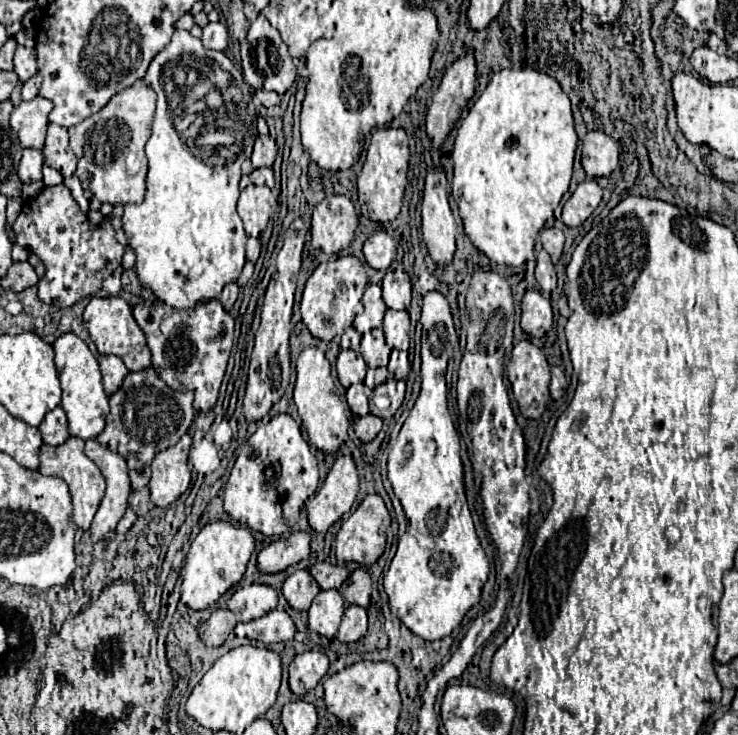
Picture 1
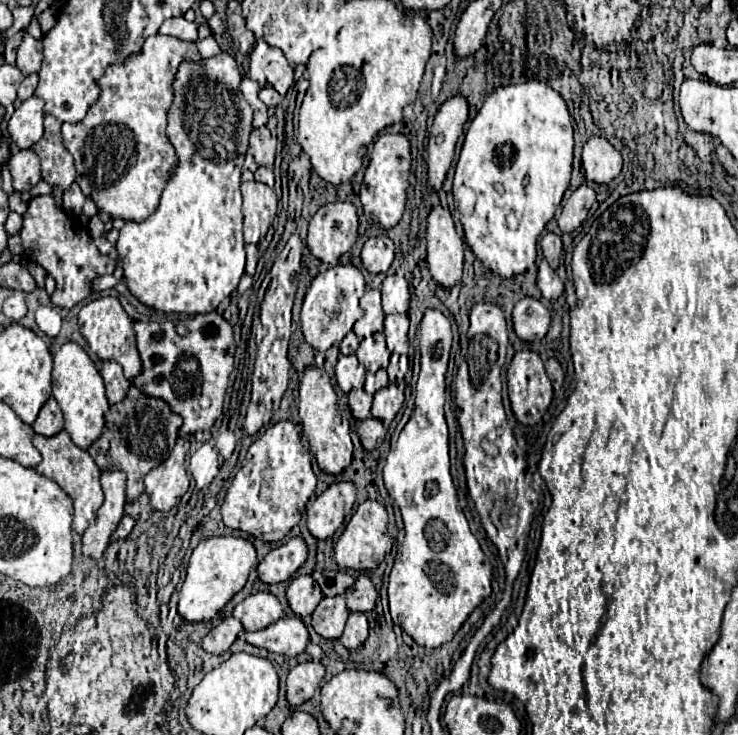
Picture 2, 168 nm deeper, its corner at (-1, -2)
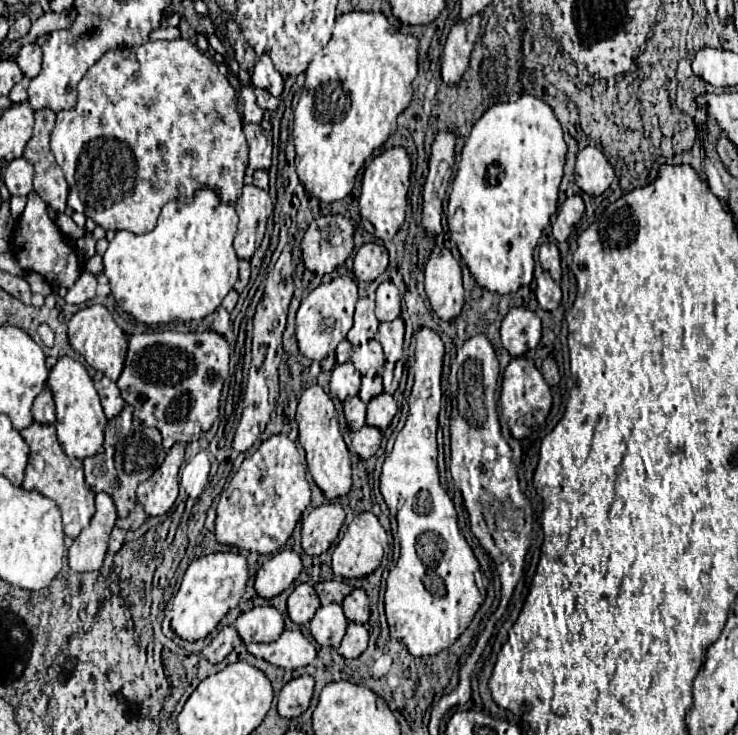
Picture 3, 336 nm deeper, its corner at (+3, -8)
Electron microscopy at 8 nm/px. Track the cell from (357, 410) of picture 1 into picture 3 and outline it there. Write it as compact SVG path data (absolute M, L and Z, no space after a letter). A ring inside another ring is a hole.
M347 398L343 402L343 408L345 408L345 418L347 418L347 424L351 430L359 430L365 426L365 410L367 406L361 402L361 398Z

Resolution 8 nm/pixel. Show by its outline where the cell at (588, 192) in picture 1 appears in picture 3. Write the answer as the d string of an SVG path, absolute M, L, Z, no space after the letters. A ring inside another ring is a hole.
M571 196L561 204L557 220L553 224L553 236L557 242L565 242L569 238L573 226L581 220L583 212L585 212L585 204L581 196Z

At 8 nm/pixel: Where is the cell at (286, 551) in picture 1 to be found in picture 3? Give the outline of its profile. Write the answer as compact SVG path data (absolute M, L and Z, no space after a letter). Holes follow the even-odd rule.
M283 550L265 562L255 580L255 590L261 598L275 598L287 590L301 574L301 558L293 550Z

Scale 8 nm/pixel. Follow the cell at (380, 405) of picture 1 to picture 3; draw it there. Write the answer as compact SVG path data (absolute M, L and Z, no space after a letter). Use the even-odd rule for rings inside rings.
M379 394L367 404L367 424L385 430L397 414L397 402L391 394Z

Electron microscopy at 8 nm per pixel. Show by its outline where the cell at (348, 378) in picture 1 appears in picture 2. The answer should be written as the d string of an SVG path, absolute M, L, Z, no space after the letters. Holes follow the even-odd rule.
M355 354L339 356L339 362L335 366L335 376L337 376L339 388L347 394L353 388L363 388L365 368L363 368L363 364L359 364Z

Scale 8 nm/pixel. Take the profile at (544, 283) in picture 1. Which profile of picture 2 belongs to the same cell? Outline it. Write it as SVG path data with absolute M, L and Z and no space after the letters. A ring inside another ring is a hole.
M545 258L539 264L537 286L539 286L543 298L547 298L547 300L555 300L555 298L559 298L563 294L563 282L559 280L557 272L547 264Z

